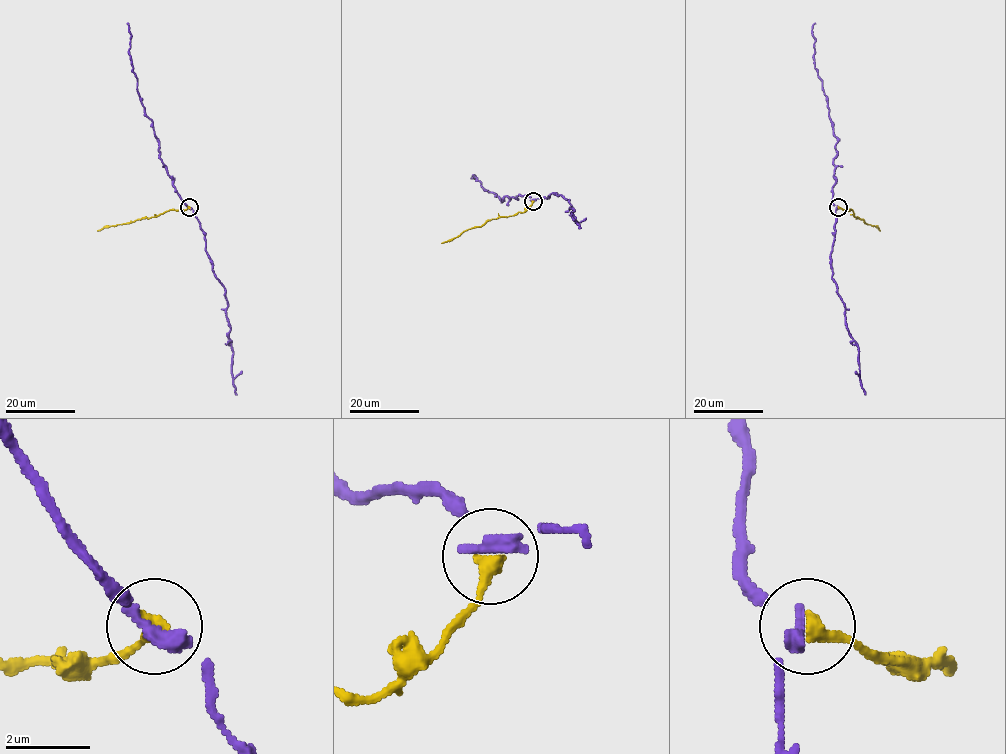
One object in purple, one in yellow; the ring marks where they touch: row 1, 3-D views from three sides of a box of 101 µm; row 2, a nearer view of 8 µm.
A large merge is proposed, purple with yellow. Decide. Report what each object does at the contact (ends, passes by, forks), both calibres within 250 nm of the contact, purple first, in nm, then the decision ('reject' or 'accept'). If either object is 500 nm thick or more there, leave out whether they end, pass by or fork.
purple ends; yellow ends; calibres 400 and 380 nm; accept

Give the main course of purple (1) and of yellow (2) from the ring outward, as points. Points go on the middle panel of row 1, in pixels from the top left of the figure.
1: (532, 200), (529, 195), (516, 199), (505, 196), (502, 200), (485, 190), (474, 175), (470, 179)
2: (532, 200), (524, 212), (488, 220), (480, 227), (468, 228), (441, 243)

